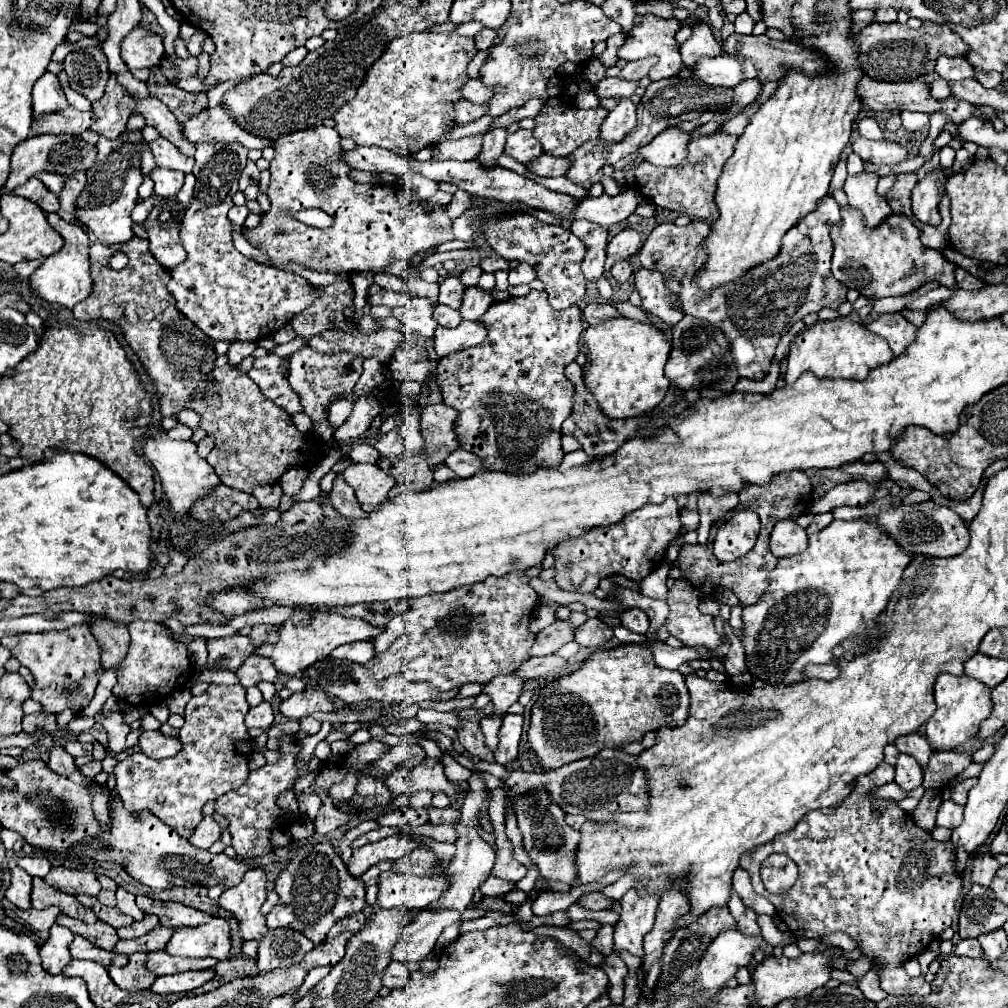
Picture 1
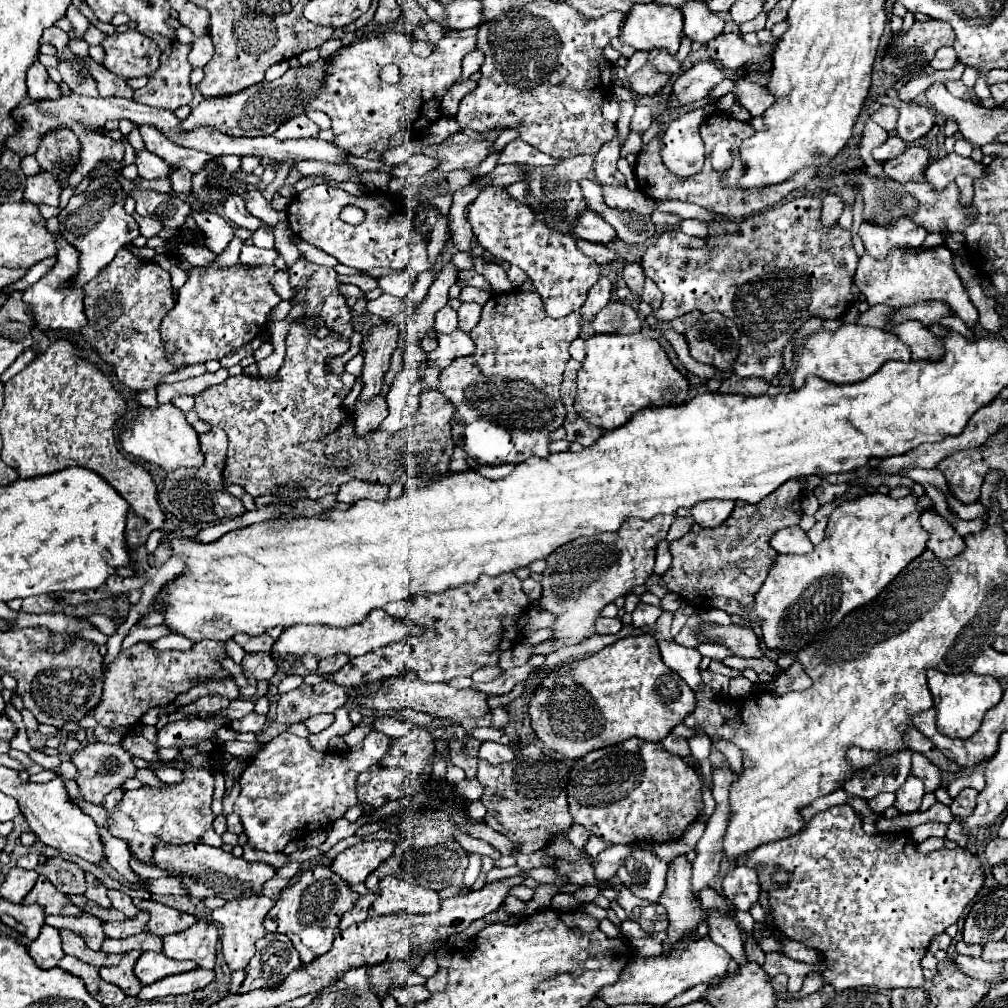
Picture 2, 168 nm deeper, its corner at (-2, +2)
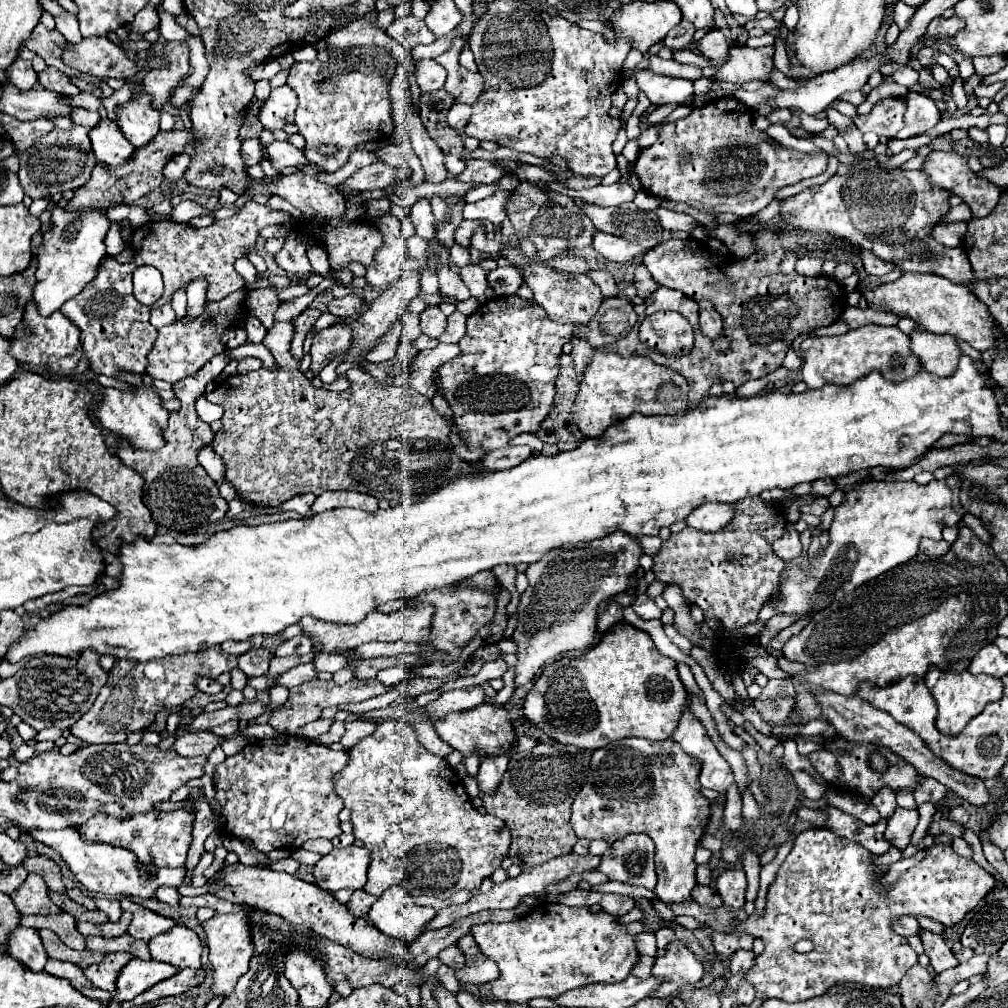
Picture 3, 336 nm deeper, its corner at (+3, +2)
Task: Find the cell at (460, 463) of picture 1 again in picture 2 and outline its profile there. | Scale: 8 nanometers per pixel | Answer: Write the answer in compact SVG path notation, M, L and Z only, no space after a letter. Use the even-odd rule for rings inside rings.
M468 460L470 468L474 468L476 472L480 472L486 478L504 478L506 474L510 474L514 470L514 464L502 464L502 466L484 466L484 464L476 464L472 460Z

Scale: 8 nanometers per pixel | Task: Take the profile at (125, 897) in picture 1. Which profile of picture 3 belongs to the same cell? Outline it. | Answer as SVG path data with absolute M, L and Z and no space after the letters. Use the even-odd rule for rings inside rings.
M97 898L95 904L97 904L97 908L103 910L103 912L109 916L109 920L113 920L113 922L117 922L117 920L121 918L121 914L123 914L123 910L121 910L121 906L119 906L119 900Z

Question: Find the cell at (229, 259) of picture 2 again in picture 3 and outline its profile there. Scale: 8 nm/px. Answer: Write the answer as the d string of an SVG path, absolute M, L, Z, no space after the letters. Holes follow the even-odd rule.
M191 280L191 284L187 286L187 314L189 316L199 316L203 312L203 304L205 304L205 294L207 294L207 280Z

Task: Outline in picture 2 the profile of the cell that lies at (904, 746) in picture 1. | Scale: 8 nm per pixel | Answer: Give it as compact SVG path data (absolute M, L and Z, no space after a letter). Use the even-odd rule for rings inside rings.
M916 752L912 756L912 774L924 782L926 792L936 792L942 786L940 770L926 756L916 754Z

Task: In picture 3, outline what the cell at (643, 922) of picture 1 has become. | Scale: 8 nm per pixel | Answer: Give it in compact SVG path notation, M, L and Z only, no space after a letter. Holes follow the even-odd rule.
M631 834L629 840L617 840L601 856L599 870L609 880L627 882L631 886L645 886L647 890L655 888L657 874L653 864L653 840L649 836Z

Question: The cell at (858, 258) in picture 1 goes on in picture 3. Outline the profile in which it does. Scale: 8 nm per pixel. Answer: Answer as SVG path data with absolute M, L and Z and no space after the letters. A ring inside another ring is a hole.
M907 272L895 282L879 284L875 288L865 288L863 298L867 300L869 308L891 310L895 314L909 316L919 324L921 330L957 336L957 338L969 342L979 352L995 346L995 342L993 342L995 332L991 330L995 320L991 318L987 306L981 304L981 300L977 300L977 296L969 292L969 288L957 286L957 284L949 282L947 278L941 278L937 274Z

